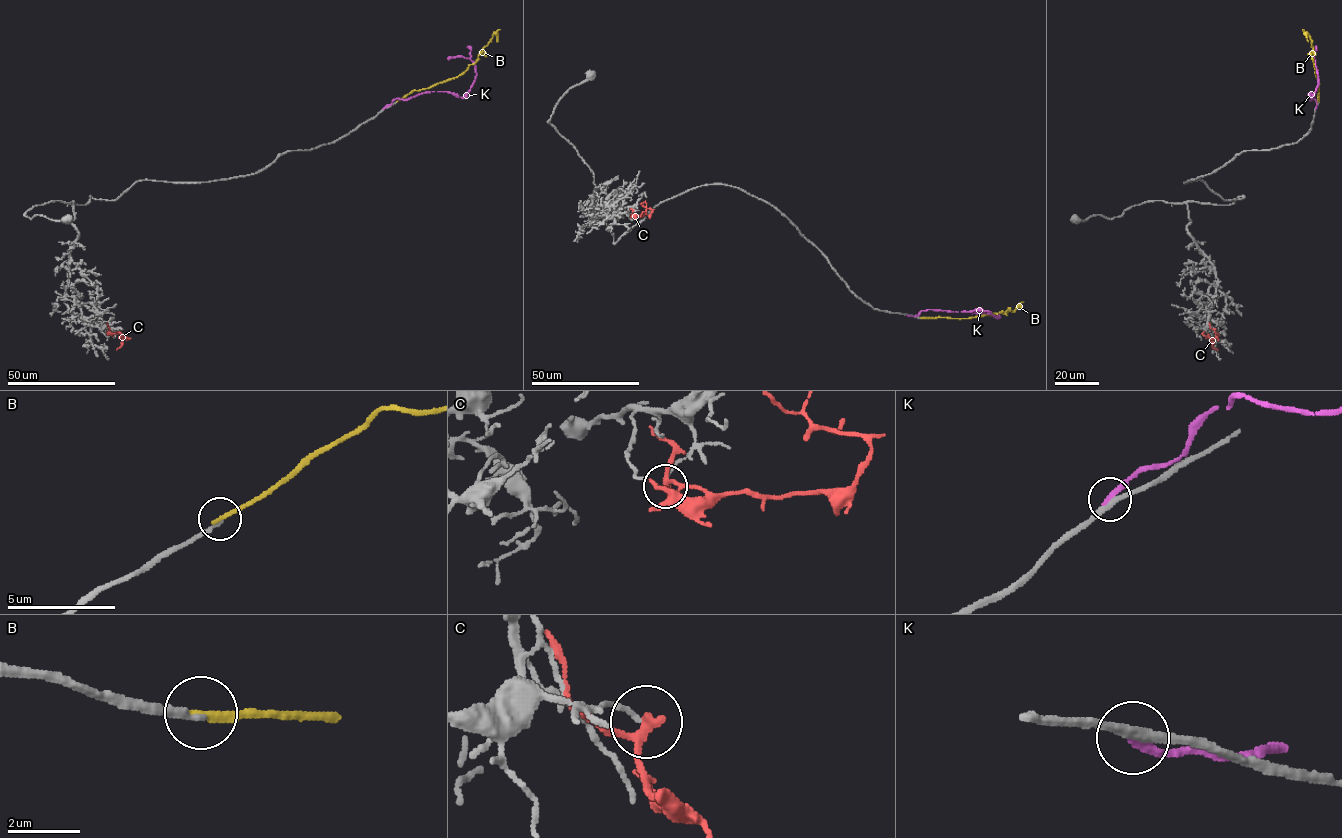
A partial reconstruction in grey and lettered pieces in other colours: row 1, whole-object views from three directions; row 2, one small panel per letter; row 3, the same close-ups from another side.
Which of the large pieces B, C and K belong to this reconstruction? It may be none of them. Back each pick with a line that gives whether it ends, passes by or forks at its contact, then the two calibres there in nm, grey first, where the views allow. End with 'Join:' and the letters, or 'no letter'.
Join: no letter

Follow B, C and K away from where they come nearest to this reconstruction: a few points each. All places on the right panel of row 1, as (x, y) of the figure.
B: (1318, 101), (1319, 83), (1311, 41), (1307, 34), (1308, 42)
C: (1214, 328), (1215, 336), (1209, 338), (1218, 350)
K: (1316, 108), (1316, 101), (1310, 99), (1311, 92), (1311, 98), (1318, 85), (1314, 56), (1312, 59)

